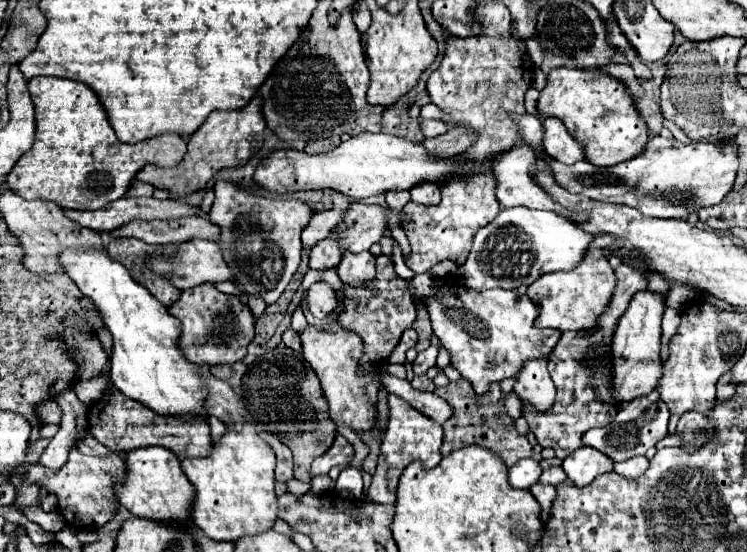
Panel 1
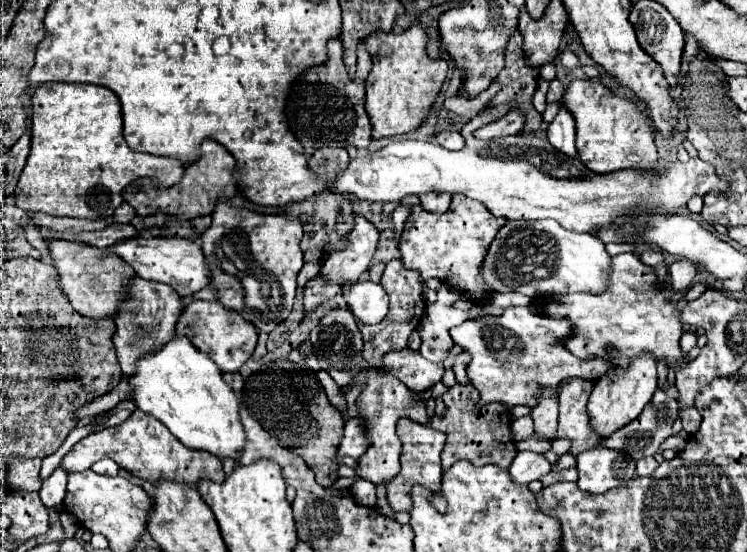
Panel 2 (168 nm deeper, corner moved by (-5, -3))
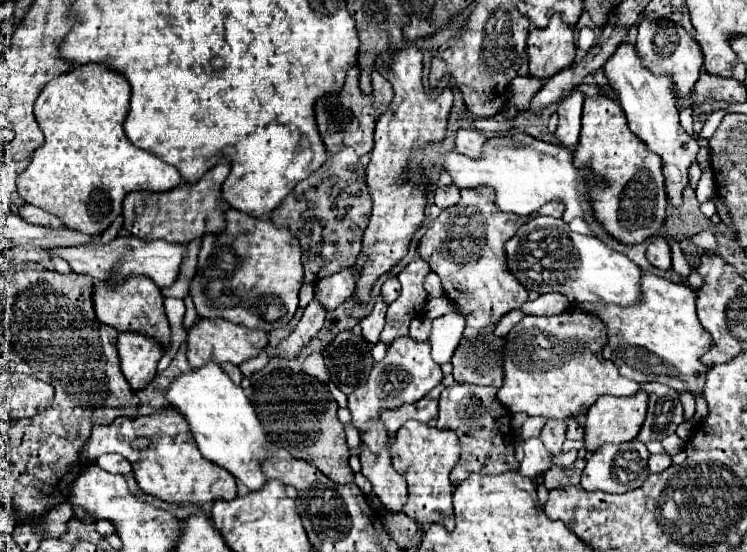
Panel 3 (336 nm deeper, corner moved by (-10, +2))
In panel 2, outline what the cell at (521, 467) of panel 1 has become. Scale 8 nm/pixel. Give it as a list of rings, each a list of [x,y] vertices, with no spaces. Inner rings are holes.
[[[519,452],[509,468],[509,474],[515,484],[529,484],[545,476],[549,470],[551,470],[551,464],[545,460],[543,454]]]

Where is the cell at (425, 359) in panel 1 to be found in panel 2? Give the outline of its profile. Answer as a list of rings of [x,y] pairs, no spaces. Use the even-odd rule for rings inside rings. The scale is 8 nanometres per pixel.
[[[409,348],[401,352],[389,352],[383,358],[381,370],[389,370],[395,378],[399,378],[407,388],[415,392],[425,392],[433,384],[437,384],[443,378],[443,364],[429,362],[419,352],[413,352]]]

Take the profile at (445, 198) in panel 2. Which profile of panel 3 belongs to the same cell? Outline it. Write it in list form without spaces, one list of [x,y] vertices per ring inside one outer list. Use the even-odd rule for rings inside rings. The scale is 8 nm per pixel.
[[[448,185],[448,187],[438,187],[436,189],[436,195],[434,195],[434,201],[440,209],[446,209],[446,207],[452,207],[460,201],[460,189],[456,185]]]

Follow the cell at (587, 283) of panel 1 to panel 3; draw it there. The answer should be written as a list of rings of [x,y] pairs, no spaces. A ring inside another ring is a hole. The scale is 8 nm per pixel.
[[[644,273],[642,299],[636,305],[618,307],[610,303],[586,303],[578,307],[604,321],[608,329],[604,357],[610,359],[624,377],[638,383],[658,381],[676,389],[678,393],[688,391],[702,397],[702,385],[710,367],[702,365],[700,359],[710,345],[714,345],[714,341],[698,321],[696,293],[690,287]],[[650,357],[654,357],[656,365],[650,363]]]

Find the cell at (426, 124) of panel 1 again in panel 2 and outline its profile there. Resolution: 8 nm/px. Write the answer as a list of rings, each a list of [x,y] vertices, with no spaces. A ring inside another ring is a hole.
[[[443,130],[443,132],[435,134],[435,142],[447,150],[461,150],[465,146],[465,140],[461,138],[461,134],[457,130]]]

